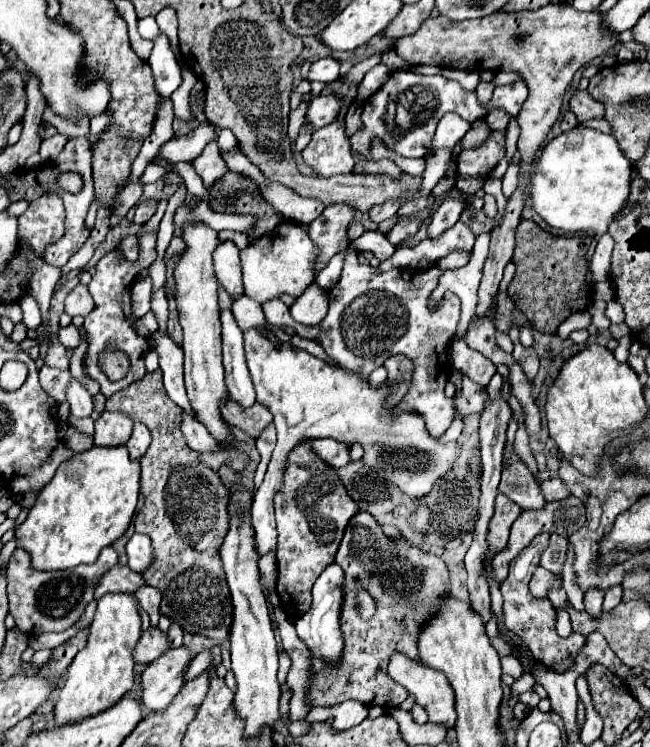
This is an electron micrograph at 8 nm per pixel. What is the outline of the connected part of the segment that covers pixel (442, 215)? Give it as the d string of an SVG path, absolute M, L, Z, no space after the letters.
M447 198L439 206L439 210L435 212L435 218L429 224L429 236L431 238L439 236L441 232L445 232L445 228L451 228L459 220L459 216L465 210L465 206L467 206L467 202L461 200L461 198Z

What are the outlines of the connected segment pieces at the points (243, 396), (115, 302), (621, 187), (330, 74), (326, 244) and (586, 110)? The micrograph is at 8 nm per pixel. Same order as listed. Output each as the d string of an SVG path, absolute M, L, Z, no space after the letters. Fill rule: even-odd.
M231 308L221 310L221 326L223 326L223 366L225 366L227 390L241 406L251 406L255 402L255 390L245 364L243 332L231 314Z
M159 200L159 208L155 212L155 216L141 228L141 230L147 230L147 234L139 236L141 240L141 256L137 262L129 262L129 260L119 260L115 256L115 252L109 252L105 254L99 262L97 262L97 272L93 274L91 282L89 282L89 292L93 296L93 302L95 302L95 308L85 316L85 332L87 332L87 342L89 342L89 348L87 348L87 354L85 354L85 362L89 364L89 374L91 378L95 378L99 384L101 384L101 394L103 396L111 396L123 388L127 388L129 384L141 380L141 376L145 376L145 364L143 364L143 358L145 354L149 352L149 342L147 338L141 338L137 336L135 332L135 322L137 318L131 314L131 298L129 298L129 288L131 288L131 282L133 278L137 276L137 272L145 266L151 266L153 260L157 258L157 250L155 250L155 232L159 228L159 222L165 214L165 208L167 208L167 202L165 200ZM103 348L113 348L113 350L119 350L123 352L127 358L129 358L129 374L119 380L119 382L111 382L107 378L107 374L99 368L99 354L103 352Z
M577 126L541 148L529 180L531 208L557 230L593 230L597 236L601 236L607 232L613 216L617 216L621 210L621 204L625 204L629 180L631 162L621 156L613 136Z
M329 56L329 58L321 58L311 64L307 80L311 80L311 82L317 80L317 82L329 84L329 82L335 82L337 78L339 78L339 60Z
M331 204L317 220L309 224L309 238L319 250L315 258L315 272L323 270L337 252L349 246L347 226L351 224L353 214L355 210L345 204Z
M575 90L569 102L569 108L579 122L585 122L591 118L603 118L605 114L603 104L597 104L597 100L593 100L587 90Z

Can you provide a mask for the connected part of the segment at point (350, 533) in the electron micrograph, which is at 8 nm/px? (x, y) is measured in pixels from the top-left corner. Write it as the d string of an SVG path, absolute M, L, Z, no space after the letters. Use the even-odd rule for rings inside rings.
M359 512L357 516L353 516L353 520L349 522L349 528L345 530L345 536L341 540L341 546L337 550L335 562L345 570L345 602L343 602L343 610L341 610L341 628L343 628L343 634L345 634L345 652L343 652L341 664L337 668L333 668L331 684L327 682L327 672L331 668L323 668L323 664L317 658L313 658L313 678L315 676L319 678L319 686L315 688L311 704L331 708L331 706L335 706L339 702L345 702L345 700L359 700L365 706L397 708L409 696L409 692L401 684L397 684L391 676L387 676L389 658L391 658L393 652L403 652L411 660L417 660L417 662L421 660L419 650L417 650L419 632L437 614L441 598L449 596L449 586L451 584L449 584L449 580L443 584L443 578L441 578L441 576L447 576L447 574L437 574L437 570L447 570L447 566L441 558L419 550L417 546L413 546L405 538L399 540L399 542L389 538L369 512ZM361 588L365 588L377 604L377 612L369 620L363 620L357 612L355 596Z

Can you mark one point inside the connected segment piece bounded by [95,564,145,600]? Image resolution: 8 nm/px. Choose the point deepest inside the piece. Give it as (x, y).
(120, 578)

